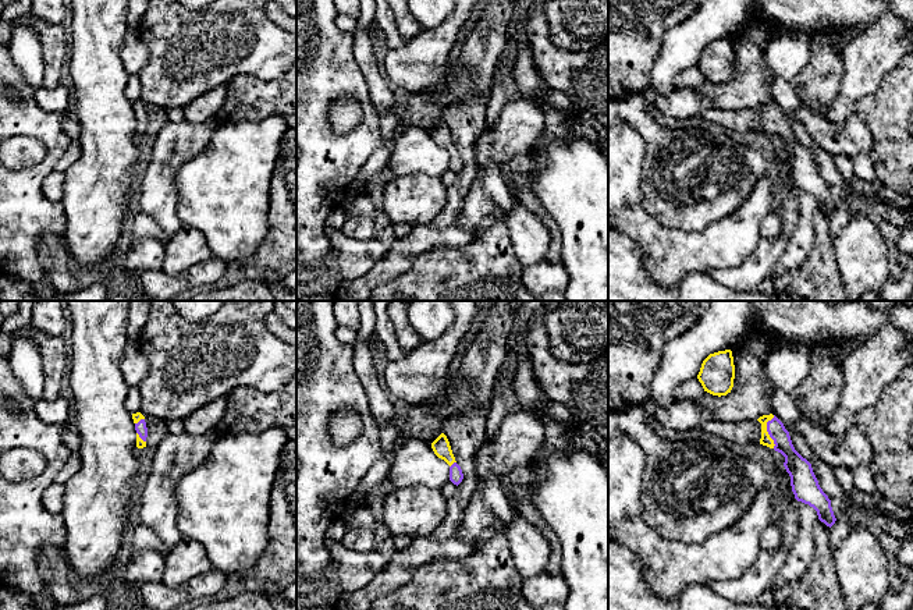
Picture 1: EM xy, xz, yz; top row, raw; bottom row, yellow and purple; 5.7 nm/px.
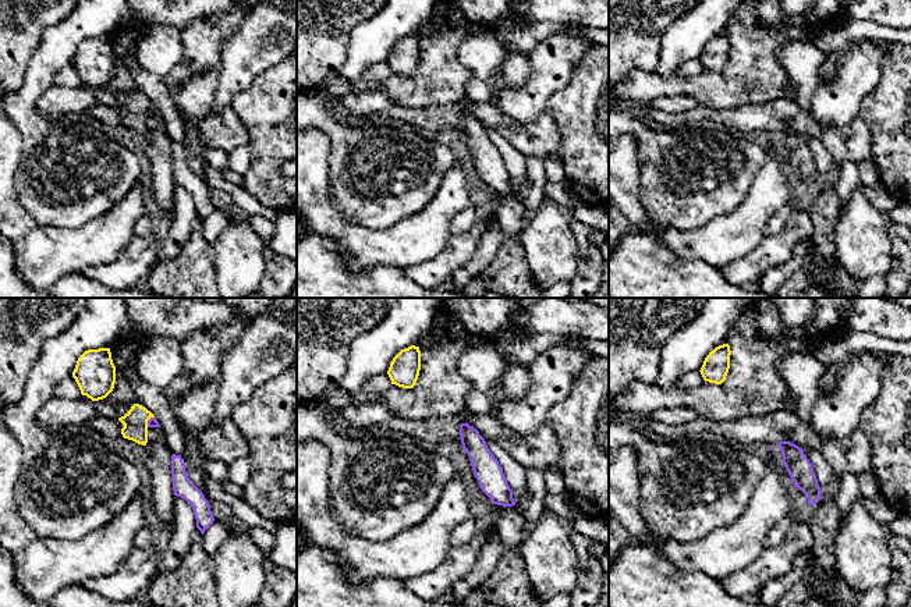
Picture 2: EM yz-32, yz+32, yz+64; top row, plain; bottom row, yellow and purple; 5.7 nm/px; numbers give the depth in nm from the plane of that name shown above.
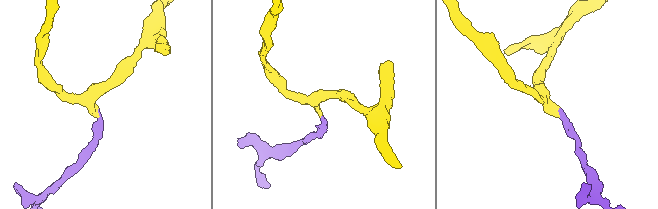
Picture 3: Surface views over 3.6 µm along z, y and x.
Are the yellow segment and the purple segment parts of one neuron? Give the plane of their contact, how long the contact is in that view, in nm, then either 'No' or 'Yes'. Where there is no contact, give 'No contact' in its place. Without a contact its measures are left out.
Touches yellow in yz. Shared border 190 nm. Yes

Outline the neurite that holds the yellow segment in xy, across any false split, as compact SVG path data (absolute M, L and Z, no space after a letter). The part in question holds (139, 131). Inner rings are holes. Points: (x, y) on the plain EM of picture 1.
M141 100L132 102L132 107L136 118L136 135L146 135L148 116L145 110L145 104Z

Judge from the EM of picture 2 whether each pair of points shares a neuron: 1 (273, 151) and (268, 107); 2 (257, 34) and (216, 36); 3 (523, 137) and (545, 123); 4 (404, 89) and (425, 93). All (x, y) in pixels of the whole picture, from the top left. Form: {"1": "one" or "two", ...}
{"1": "one", "2": "two", "3": "one", "4": "one"}

